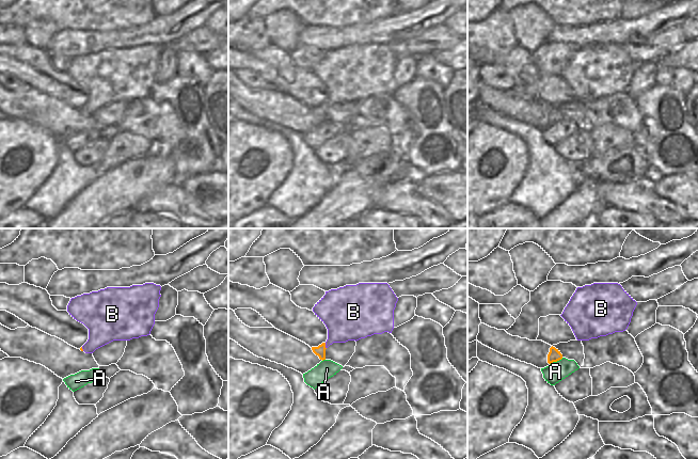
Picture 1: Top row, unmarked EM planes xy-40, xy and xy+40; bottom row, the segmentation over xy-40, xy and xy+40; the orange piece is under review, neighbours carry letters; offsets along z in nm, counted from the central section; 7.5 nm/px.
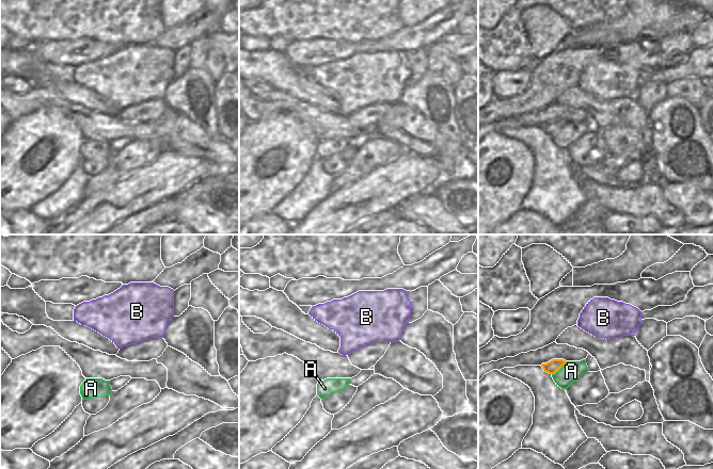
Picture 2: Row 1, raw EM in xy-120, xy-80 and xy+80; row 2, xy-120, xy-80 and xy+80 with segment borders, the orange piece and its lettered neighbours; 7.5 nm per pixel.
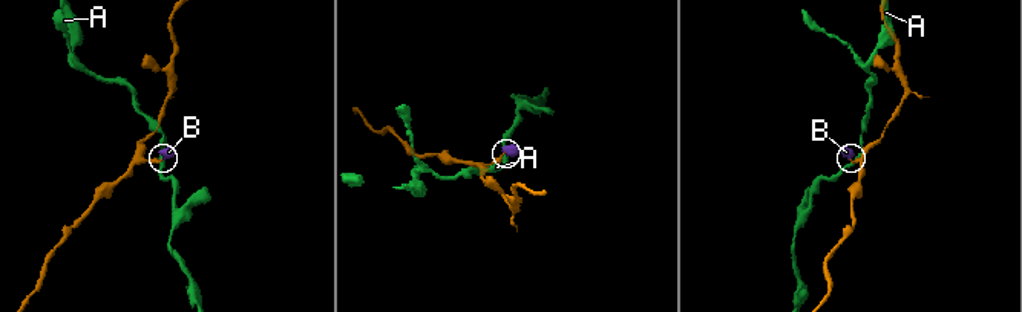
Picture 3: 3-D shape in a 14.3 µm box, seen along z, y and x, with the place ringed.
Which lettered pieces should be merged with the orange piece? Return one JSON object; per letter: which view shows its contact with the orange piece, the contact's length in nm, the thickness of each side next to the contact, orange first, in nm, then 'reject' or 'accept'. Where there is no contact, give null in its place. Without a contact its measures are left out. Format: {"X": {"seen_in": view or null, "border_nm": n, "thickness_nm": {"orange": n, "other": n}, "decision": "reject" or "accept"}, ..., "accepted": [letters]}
{"A": {"seen_in": "xy+40", "border_nm": 120, "thickness_nm": {"orange": 90, "other": 150}, "decision": "reject"}, "B": {"seen_in": "xy", "border_nm": 50, "thickness_nm": {"orange": 80, "other": 300}, "decision": "accept"}, "accepted": ["B"]}

